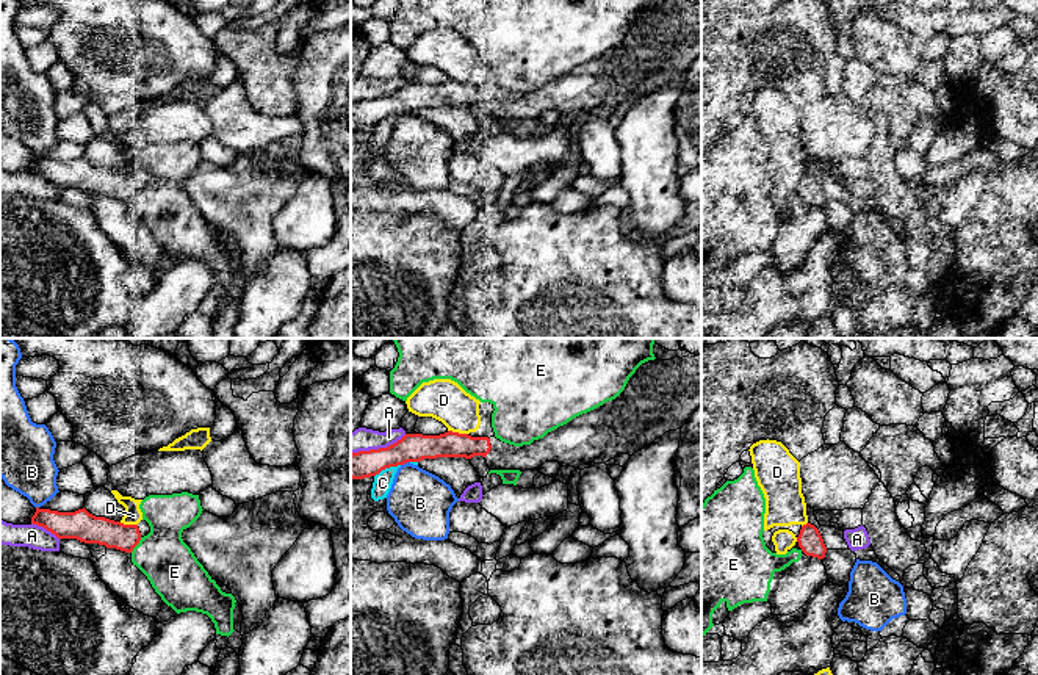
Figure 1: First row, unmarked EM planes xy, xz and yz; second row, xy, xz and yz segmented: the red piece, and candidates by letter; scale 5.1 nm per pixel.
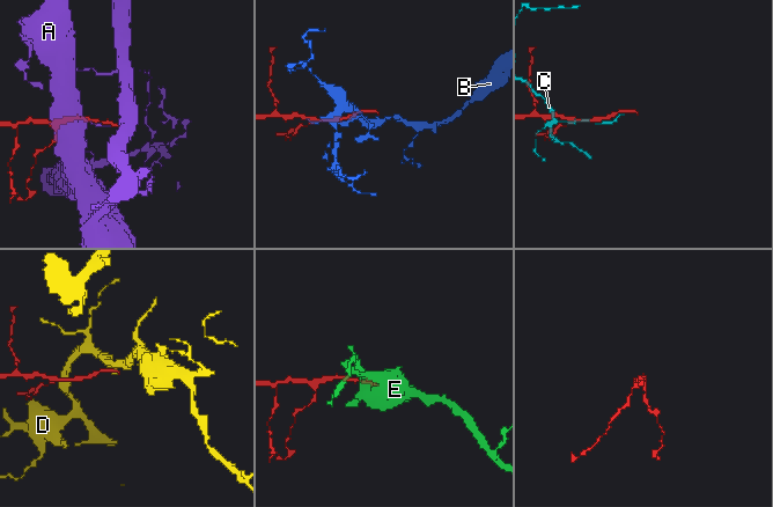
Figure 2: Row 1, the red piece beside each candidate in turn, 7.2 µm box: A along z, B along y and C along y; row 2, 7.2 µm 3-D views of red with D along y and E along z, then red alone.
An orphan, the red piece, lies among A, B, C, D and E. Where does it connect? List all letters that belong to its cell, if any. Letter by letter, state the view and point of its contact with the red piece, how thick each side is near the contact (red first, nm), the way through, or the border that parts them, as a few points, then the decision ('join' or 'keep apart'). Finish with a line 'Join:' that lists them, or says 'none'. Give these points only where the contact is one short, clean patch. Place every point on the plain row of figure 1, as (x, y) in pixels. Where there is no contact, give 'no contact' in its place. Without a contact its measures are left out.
A: contact xz (379, 97); calibres 140 and 120 nm; keep apart
B: contact xz (404, 111); calibres 140 and 320 nm; keep apart
C: contact xz (387, 116); calibres 140 and 100 nm; keep apart
D: contact xz (457, 82); calibres 140 and 220 nm; border xz (448, 79), (467, 83); keep apart
E: contact xy (136, 193); calibres 140 and 280 nm; keep apart
Join: none

